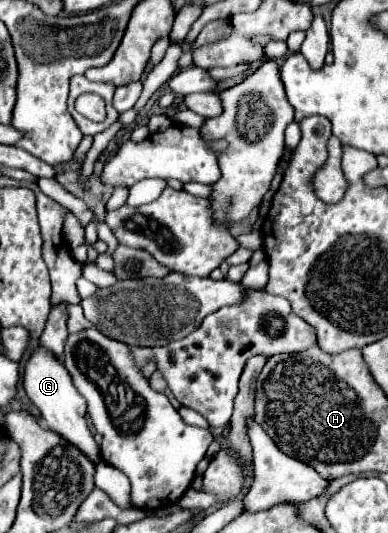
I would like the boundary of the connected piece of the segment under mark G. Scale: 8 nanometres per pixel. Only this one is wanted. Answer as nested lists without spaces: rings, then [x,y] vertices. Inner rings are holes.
[[[38,346],[30,354],[30,358],[24,366],[22,384],[24,384],[26,396],[30,398],[30,402],[40,410],[46,426],[50,430],[58,432],[62,438],[66,438],[76,448],[80,448],[92,462],[100,462],[98,444],[94,442],[94,438],[88,430],[88,424],[86,424],[86,402],[84,402],[84,398],[80,398],[78,390],[74,388],[72,378],[68,374],[68,370],[64,368],[62,360],[56,358],[54,354],[48,354],[44,350],[44,346]]]

